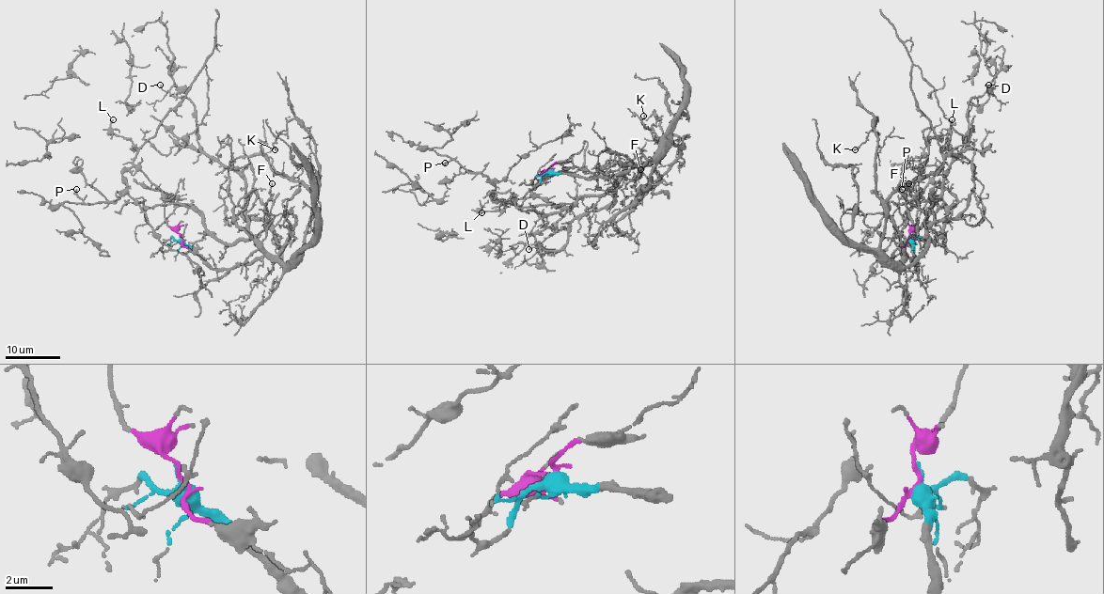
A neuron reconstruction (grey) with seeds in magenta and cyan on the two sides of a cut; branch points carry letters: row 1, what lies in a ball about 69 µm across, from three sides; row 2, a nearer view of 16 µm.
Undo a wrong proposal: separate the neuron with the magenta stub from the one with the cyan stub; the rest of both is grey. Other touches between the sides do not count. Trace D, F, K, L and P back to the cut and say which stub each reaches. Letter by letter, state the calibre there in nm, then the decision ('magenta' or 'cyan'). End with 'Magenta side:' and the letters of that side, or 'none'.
D: 90 nm thick; cyan
F: 100 nm thick; cyan
K: 160 nm thick; cyan
L: 120 nm thick; magenta
P: 200 nm thick; magenta
Magenta side: L, P

